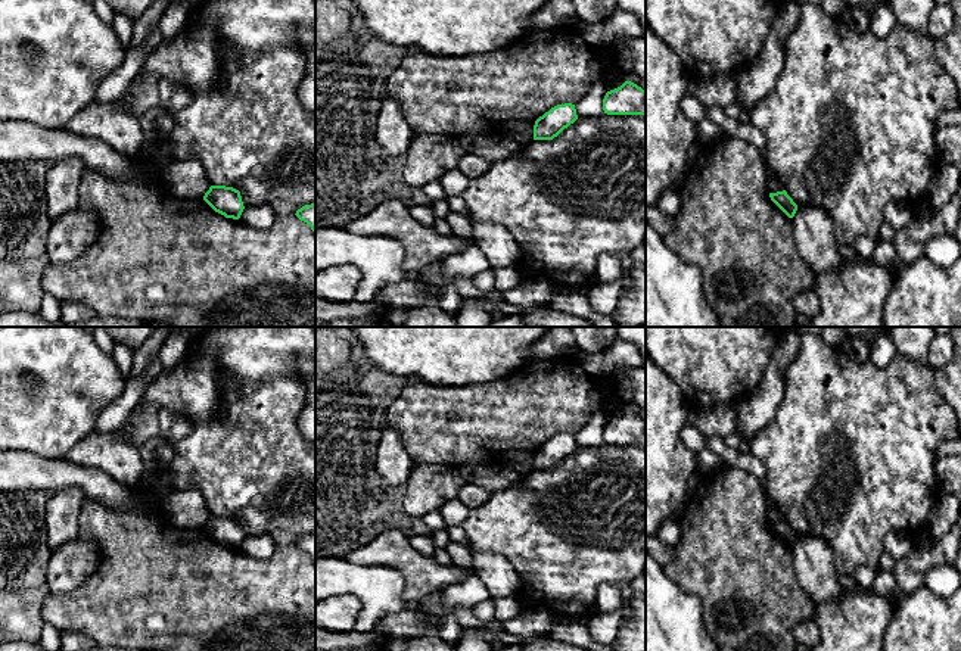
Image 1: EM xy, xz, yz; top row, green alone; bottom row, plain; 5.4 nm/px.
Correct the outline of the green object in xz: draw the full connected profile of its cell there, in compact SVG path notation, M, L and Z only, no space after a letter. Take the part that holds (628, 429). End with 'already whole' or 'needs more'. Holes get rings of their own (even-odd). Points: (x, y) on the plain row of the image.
M631 411L606 423L603 440L607 445L646 445L646 421Z; already whole

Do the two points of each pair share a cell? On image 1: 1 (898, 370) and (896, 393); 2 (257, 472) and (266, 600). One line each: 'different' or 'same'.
1: same
2: different

